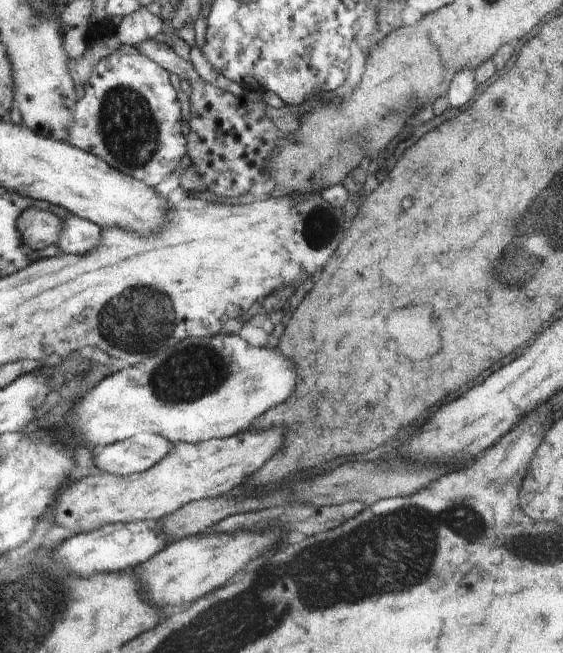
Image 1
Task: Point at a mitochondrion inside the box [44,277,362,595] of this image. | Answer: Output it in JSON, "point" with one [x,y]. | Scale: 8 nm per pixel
{"point":[139,320]}

